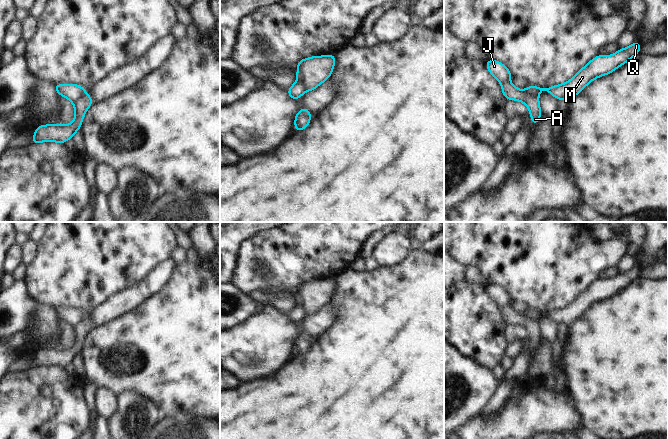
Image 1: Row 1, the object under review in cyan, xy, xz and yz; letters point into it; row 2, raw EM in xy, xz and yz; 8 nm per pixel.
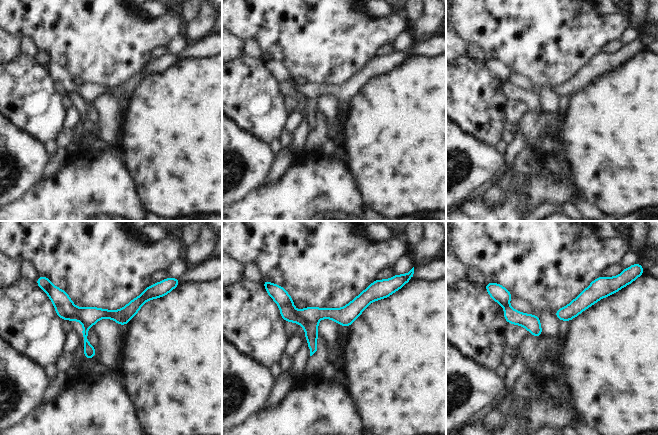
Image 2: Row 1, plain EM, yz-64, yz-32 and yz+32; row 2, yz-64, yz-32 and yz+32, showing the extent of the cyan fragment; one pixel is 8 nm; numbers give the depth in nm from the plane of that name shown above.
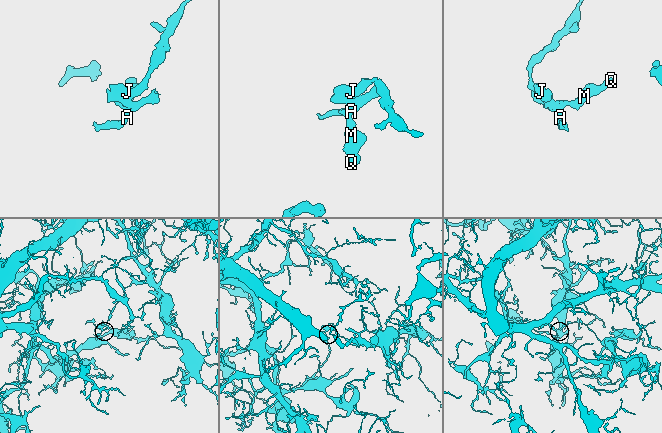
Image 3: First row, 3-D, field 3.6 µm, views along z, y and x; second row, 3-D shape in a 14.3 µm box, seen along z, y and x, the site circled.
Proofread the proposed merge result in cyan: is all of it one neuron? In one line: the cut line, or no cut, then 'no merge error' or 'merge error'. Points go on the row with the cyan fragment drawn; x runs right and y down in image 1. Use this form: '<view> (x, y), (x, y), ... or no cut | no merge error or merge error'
xz (297, 72), (306, 91) | merge error

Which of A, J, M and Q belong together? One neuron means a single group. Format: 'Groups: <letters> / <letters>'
Groups: A / J M Q.

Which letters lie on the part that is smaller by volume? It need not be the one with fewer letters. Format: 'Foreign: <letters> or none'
Foreign: A.

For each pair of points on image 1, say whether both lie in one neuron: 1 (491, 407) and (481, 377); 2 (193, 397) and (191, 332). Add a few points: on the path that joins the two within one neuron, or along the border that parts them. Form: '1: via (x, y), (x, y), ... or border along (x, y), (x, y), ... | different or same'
1: border along (502, 382), (492, 399), (477, 415) | different
2: via (193, 381), (193, 348) | same

